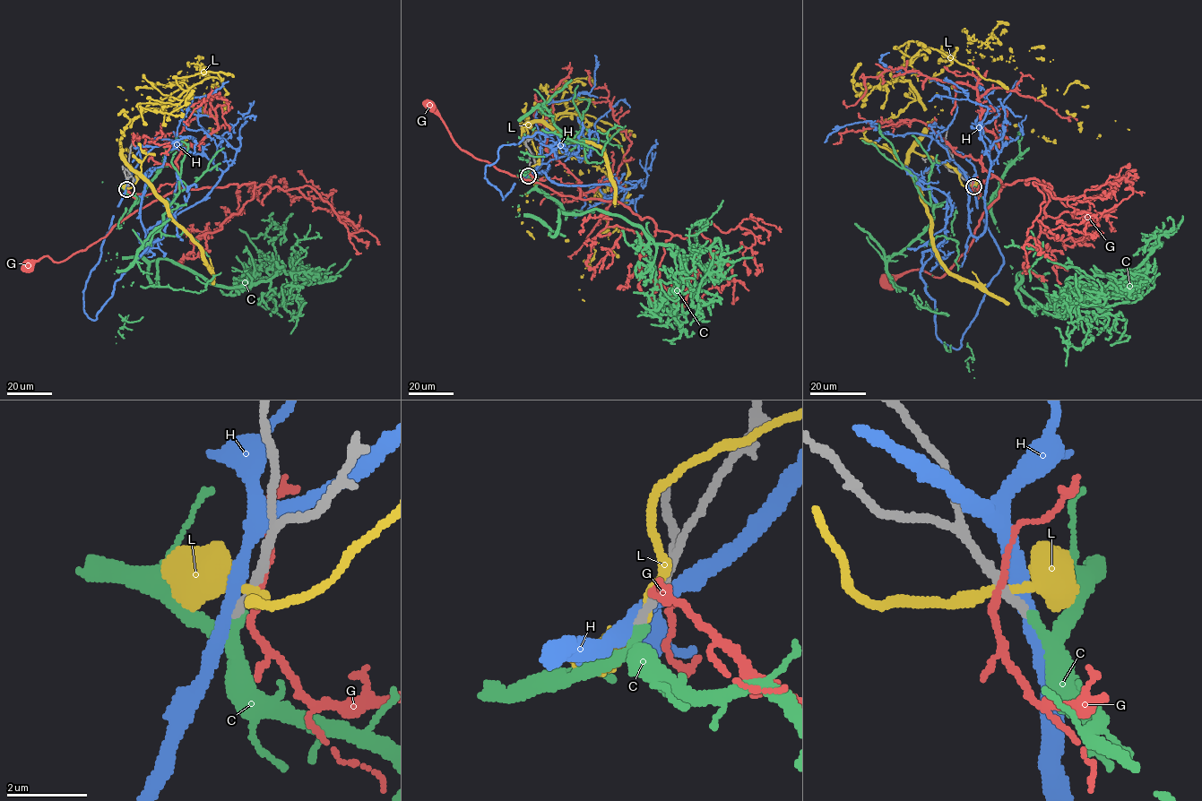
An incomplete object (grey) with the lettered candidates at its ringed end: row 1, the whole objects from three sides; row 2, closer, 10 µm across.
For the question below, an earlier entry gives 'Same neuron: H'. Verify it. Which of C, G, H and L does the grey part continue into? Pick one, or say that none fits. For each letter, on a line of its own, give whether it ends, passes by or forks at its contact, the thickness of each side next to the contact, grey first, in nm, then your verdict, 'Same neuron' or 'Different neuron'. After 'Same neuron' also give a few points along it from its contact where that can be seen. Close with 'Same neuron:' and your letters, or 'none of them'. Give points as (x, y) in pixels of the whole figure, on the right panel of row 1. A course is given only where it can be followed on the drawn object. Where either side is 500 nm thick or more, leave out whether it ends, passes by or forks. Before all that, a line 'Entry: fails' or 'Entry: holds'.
Entry: fails
C: It passes by. Thickness 220 nm (grey) against 220 nm. Same neuron. Its course: (974, 186), (1044, 285), (1048, 305), (1016, 275), (1024, 305), (1111, 288), (1004, 246)
G: It passes by. Thickness 320 nm (grey) against 160 nm. Different neuron
H: It passes by. Thickness 240 nm (grey) against 360 nm. Different neuron
L: It passes by. Thickness 320 nm (grey) against 200 nm. Different neuron
Same neuron: C

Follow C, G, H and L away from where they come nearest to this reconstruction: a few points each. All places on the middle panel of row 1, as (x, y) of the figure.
C: (528, 176), (518, 212), (552, 236), (559, 210), (623, 217), (682, 252), (693, 286), (693, 235), (722, 200)
G: (530, 174), (537, 180), (556, 177), (572, 183), (581, 195), (564, 196), (474, 157), (456, 143), (431, 106)
H: (528, 175), (503, 199), (485, 167), (537, 133), (589, 155), (581, 134), (572, 145)
L: (529, 174), (523, 128), (526, 147), (568, 114), (618, 142), (628, 174), (591, 266), (526, 230)

